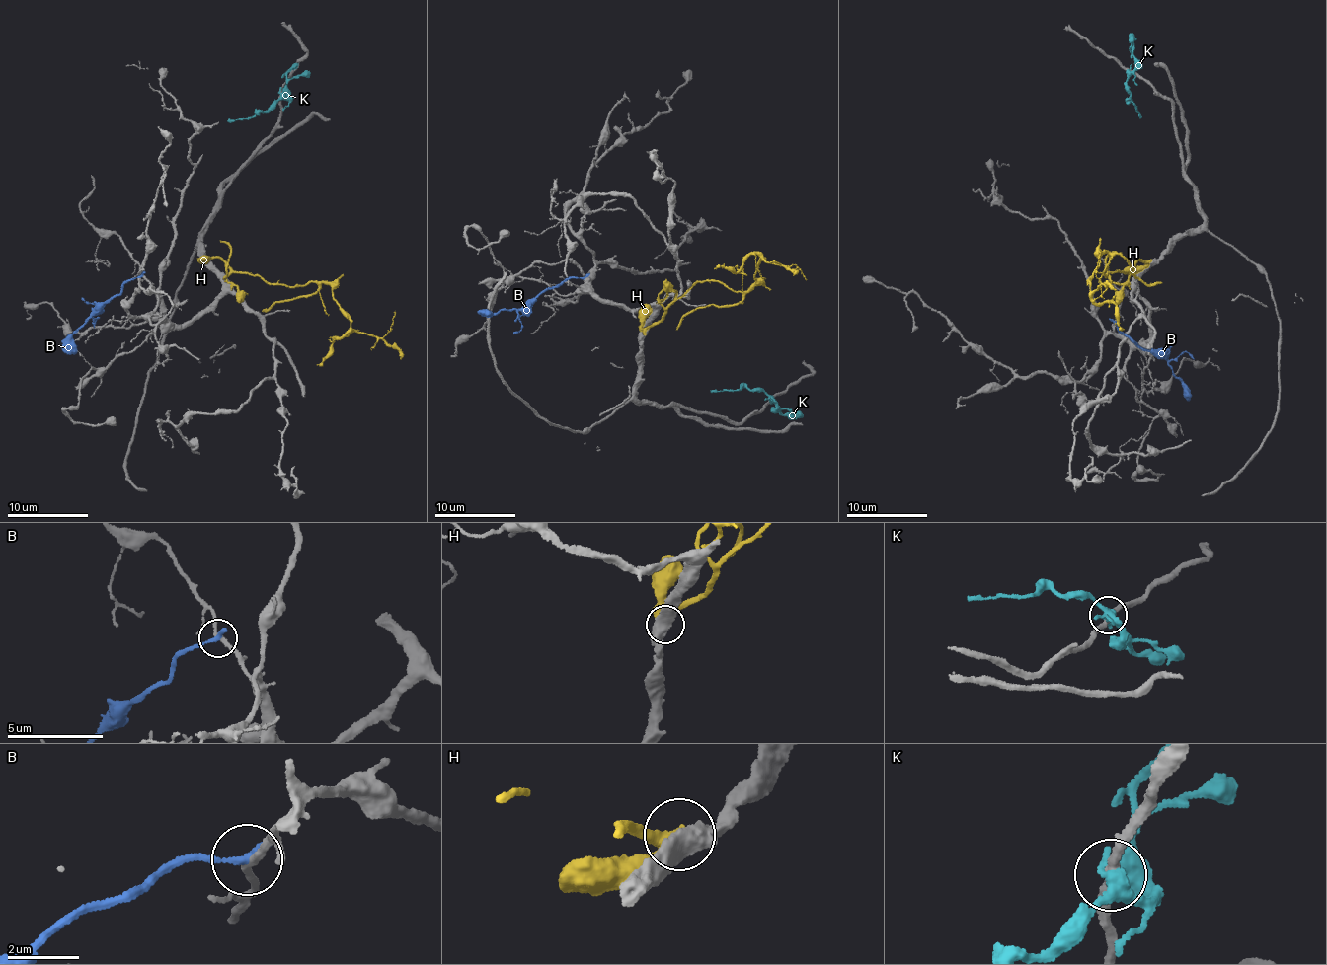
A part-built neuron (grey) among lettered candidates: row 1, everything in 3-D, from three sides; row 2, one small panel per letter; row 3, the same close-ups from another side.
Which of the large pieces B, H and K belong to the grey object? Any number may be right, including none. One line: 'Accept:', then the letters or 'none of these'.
Accept: none of these

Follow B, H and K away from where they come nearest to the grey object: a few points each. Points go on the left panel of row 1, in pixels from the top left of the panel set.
B: (140, 275), (126, 280), (118, 295), (93, 309), (72, 336), (65, 353)
H: (206, 259), (218, 257), (237, 271), (268, 282), (325, 282), (342, 314), (360, 334), (382, 337), (395, 310)
K: (280, 94), (280, 100), (262, 111), (254, 112), (251, 118), (226, 120)

